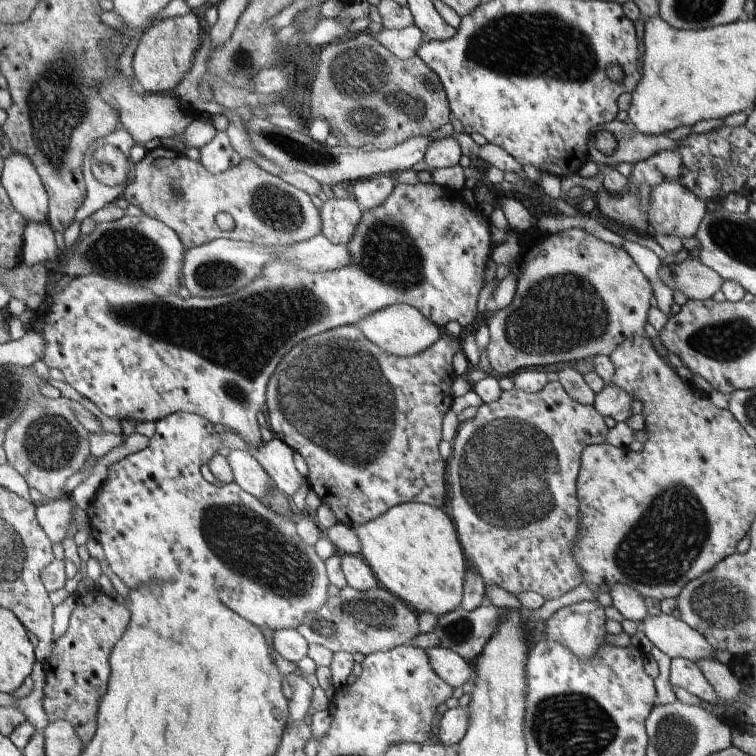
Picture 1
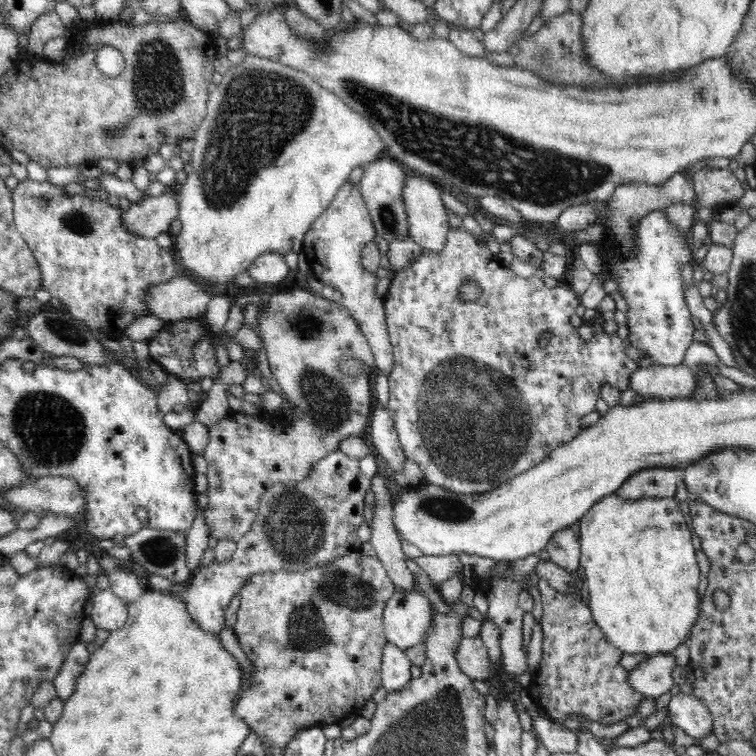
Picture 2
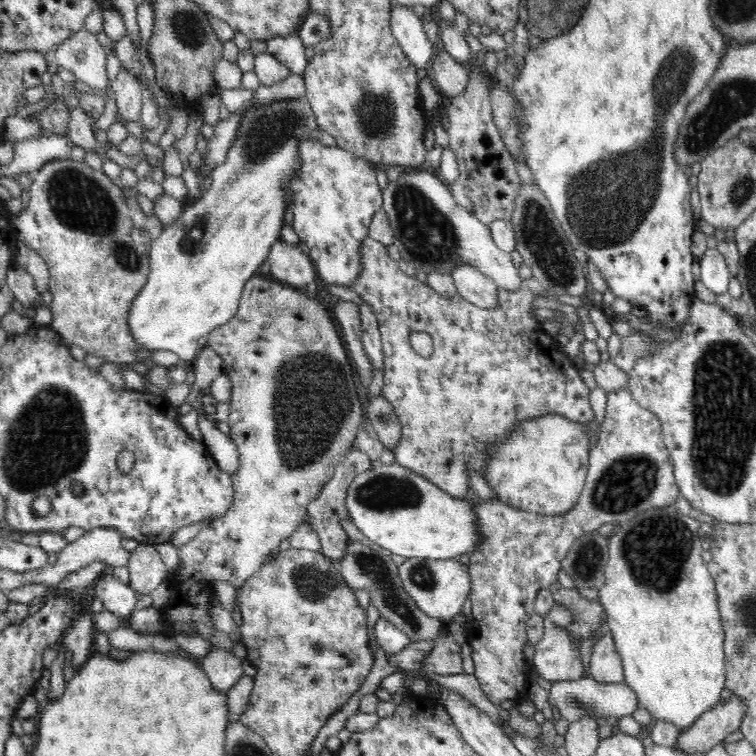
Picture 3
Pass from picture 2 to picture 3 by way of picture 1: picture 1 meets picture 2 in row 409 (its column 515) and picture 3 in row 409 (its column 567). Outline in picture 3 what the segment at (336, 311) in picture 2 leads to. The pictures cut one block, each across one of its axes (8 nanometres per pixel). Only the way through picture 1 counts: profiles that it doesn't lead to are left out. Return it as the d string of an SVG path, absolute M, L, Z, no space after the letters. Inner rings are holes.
M252 276L244 286L236 316L226 322L226 326L210 332L206 344L224 358L224 372L232 380L228 424L232 428L230 438L240 452L240 470L232 474L234 500L230 510L178 548L180 566L174 576L184 586L170 590L170 602L160 608L160 634L170 638L196 636L212 642L218 630L212 622L212 608L222 608L214 592L214 582L228 582L236 590L244 588L244 584L270 562L270 552L298 530L308 516L310 502L322 494L338 462L356 444L364 408L354 386L354 366L336 322L314 296L308 296L300 288L292 288L270 276Z

